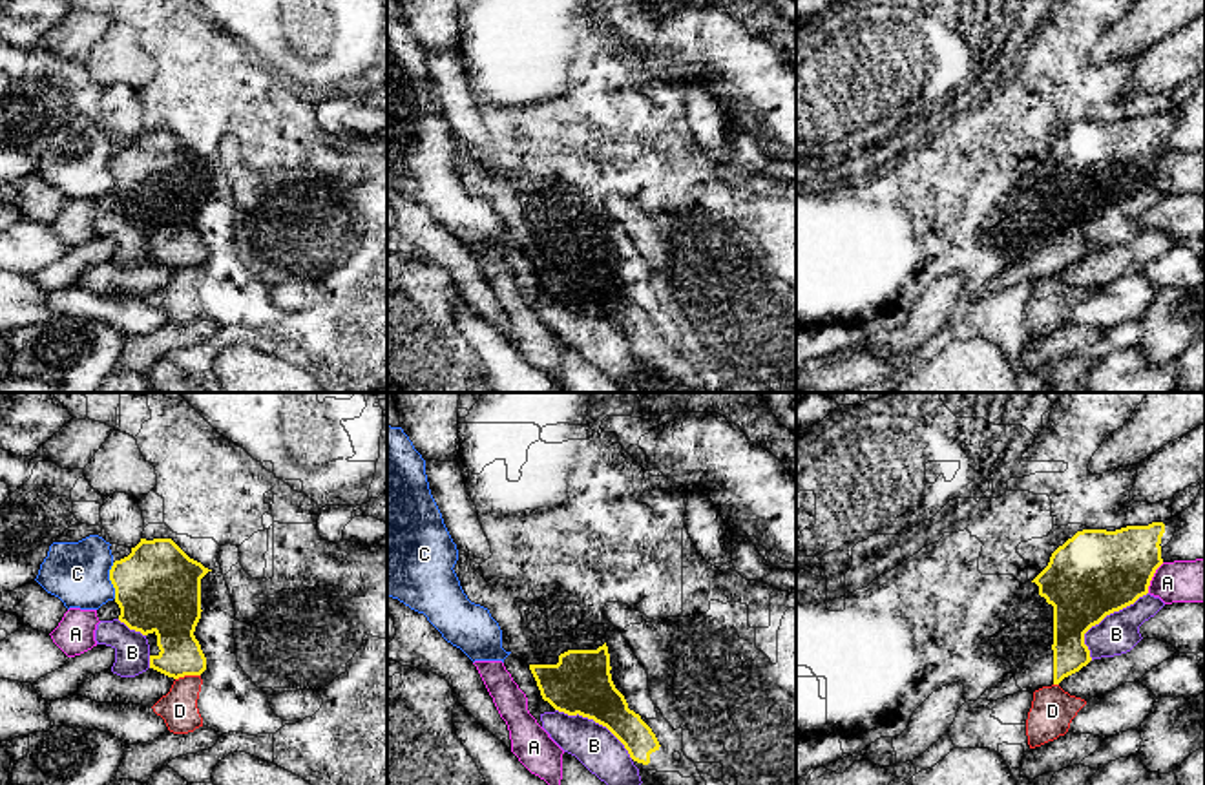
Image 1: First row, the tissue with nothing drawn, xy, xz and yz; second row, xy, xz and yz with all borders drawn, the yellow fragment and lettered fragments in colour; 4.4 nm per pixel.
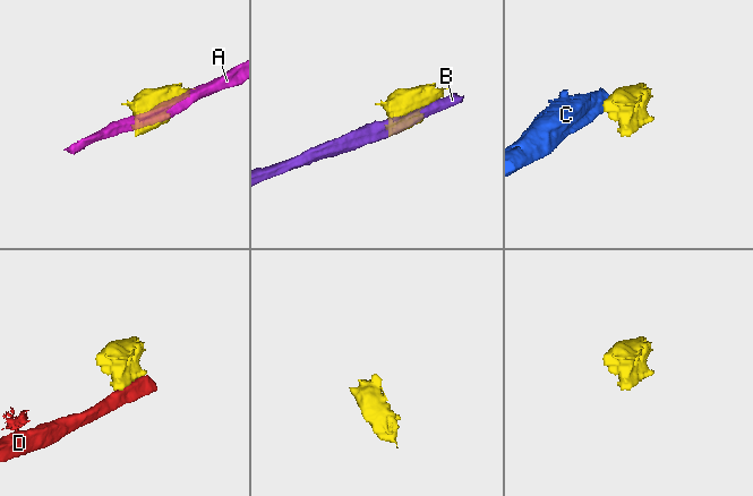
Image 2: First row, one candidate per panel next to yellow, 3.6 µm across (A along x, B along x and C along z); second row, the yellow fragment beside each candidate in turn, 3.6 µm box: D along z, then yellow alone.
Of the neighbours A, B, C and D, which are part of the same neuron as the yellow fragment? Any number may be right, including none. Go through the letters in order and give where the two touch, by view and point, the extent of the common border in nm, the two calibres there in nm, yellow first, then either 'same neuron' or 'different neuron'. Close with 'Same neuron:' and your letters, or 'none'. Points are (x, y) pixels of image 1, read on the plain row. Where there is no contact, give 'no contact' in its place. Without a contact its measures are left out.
A: yz (1152, 167) | 150 nm | 380/190 nm | different neuron
B: yz (1103, 209) | 400 nm | 380/180 nm | different neuron
C: xy (110, 170) | 160 nm | 380/280 nm | different neuron
D: xy (187, 265) | 110 nm | 200/160 nm | different neuron
Same neuron: none

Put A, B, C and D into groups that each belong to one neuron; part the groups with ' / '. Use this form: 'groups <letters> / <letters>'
groups A / B / C / D

